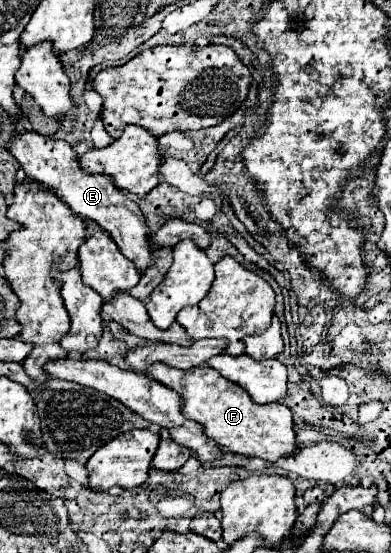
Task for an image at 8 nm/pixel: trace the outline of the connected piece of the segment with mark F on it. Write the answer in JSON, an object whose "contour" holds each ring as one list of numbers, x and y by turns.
{"contour":[[156,363,148,369,148,375,160,381,162,385,174,389,182,397,182,415,202,425,204,435,214,439,220,447,232,453,260,457,266,461,278,461,280,457,290,457,296,453,296,433,292,411,282,403,258,405,250,395,238,387,234,381,222,377,216,369,194,367,194,369,176,369,164,363]]}

